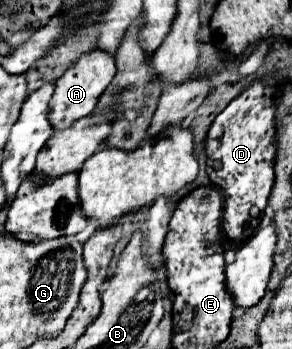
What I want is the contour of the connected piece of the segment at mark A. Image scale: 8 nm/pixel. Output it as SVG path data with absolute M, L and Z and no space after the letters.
M91 50L87 54L83 54L55 84L55 94L53 94L53 108L49 112L49 120L55 128L65 128L69 126L73 120L87 116L89 112L93 112L93 108L97 106L99 96L105 92L105 88L109 86L109 82L115 76L115 56L105 52L105 50Z

